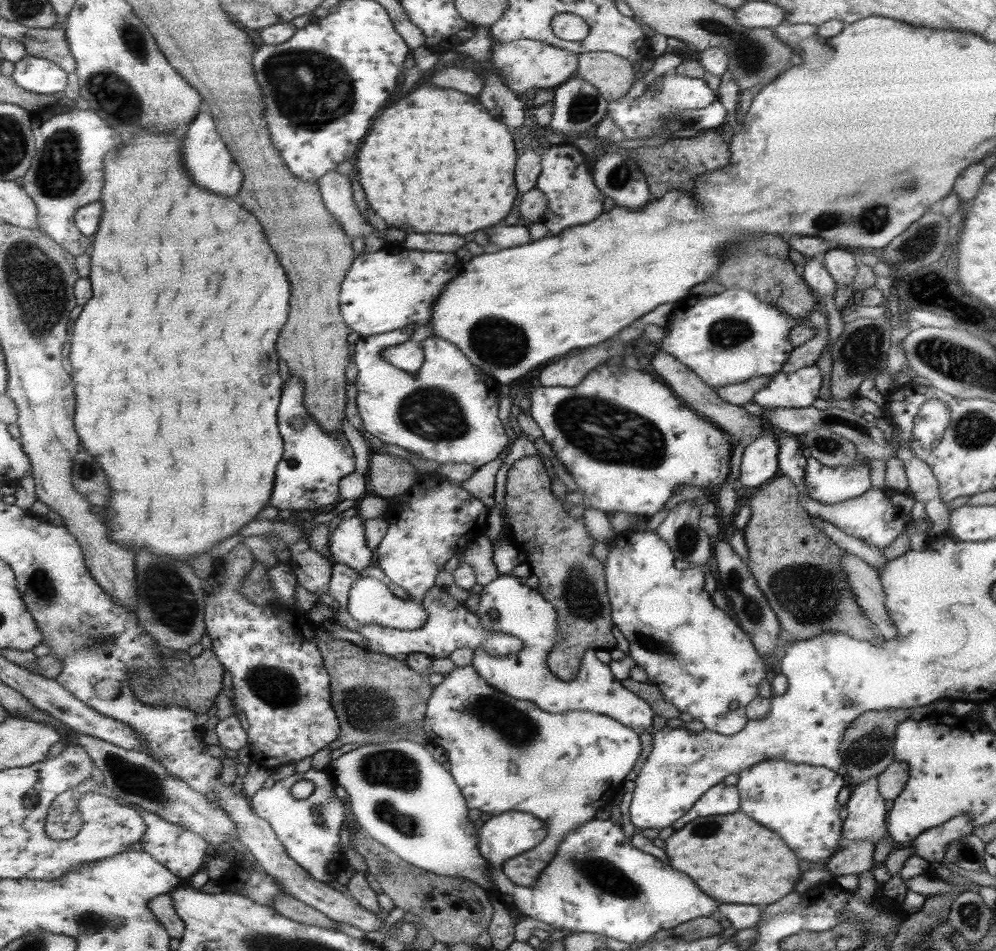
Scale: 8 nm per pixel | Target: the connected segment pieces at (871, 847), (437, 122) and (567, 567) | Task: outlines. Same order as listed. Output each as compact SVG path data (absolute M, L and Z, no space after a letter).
M871 840L847 842L826 862L826 868L832 873L831 881L835 882L841 875L859 876L864 871L872 870L875 850L875 843Z
M432 82L414 90L378 116L378 120L374 122L374 132L370 132L370 136L366 138L358 162L360 178L374 210L384 220L388 220L388 224L394 224L408 234L438 232L466 236L470 232L500 224L510 216L520 196L518 140L514 140L508 126L496 120L480 102L480 98L458 92L454 88L442 88Z
M538 453L538 455L530 455L527 457L522 457L518 461L516 461L512 468L508 471L507 474L507 494L506 494L506 512L507 517L510 520L510 531L511 537L516 542L516 545L520 548L525 561L528 562L530 567L532 568L532 574L538 576L540 578L539 583L539 591L544 593L546 599L552 601L558 613L560 614L560 642L558 642L558 646L556 646L556 650L554 652L550 652L549 663L550 668L553 669L555 673L563 678L564 680L571 681L579 677L580 670L582 670L582 666L584 664L585 654L588 652L590 648L597 649L607 649L612 650L618 648L618 638L614 636L614 619L613 619L613 604L612 600L610 600L609 596L609 584L608 584L608 574L606 572L605 563L600 562L594 553L592 552L592 548L594 548L594 544L598 542L592 534L590 534L590 528L588 528L588 524L586 524L584 518L581 520L576 520L570 517L569 511L566 511L564 508L564 501L560 500L560 498L556 498L554 496L554 492L552 491L552 478L550 478L550 474L548 474L548 470L546 469L546 462L544 462L544 458L542 455Z

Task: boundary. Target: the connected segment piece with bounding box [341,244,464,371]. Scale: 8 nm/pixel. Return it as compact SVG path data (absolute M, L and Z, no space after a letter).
M390 244L386 248L373 253L365 252L358 257L354 266L350 269L342 287L342 312L350 327L364 337L381 335L415 324L416 328L412 338L405 344L391 345L386 348L382 352L382 358L402 370L417 371L420 367L424 367L426 363L426 357L422 353L422 343L437 337L437 330L434 326L436 302L446 292L450 282L456 280L462 274L462 270L464 270L464 264L460 262L460 258L456 254L414 252L414 250L406 248L406 244L402 245L402 248L400 248L400 245Z

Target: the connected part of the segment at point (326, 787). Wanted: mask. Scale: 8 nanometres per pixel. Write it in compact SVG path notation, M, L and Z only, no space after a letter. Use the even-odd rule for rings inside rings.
M311 768L304 774L294 774L271 788L262 788L256 796L250 797L252 808L259 816L268 820L280 841L285 845L290 857L298 861L302 868L307 868L311 876L324 883L338 882L340 872L348 867L345 846L342 845L342 826L346 822L346 804L336 795L339 786L329 768L318 770ZM302 780L312 780L316 784L316 792L306 800L298 799L293 788ZM317 812L323 814L317 816Z

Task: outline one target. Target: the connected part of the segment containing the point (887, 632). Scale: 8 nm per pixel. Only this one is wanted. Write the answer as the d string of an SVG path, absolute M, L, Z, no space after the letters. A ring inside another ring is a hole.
M847 551L842 556L840 565L846 571L846 583L854 591L858 605L864 610L867 619L874 623L878 633L887 640L899 638L898 629L887 612L886 593L879 580L879 572L856 554Z

